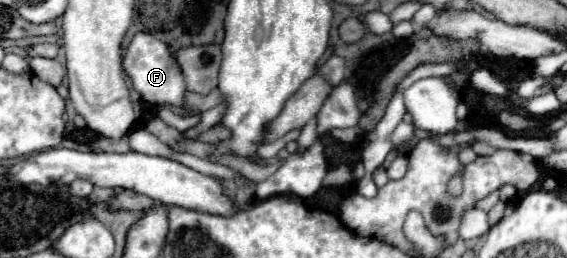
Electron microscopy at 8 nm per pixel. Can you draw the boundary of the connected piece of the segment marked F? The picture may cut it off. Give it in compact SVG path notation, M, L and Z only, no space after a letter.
M136 33L136 37L132 39L132 43L124 55L124 71L132 77L134 87L142 95L144 101L148 101L152 105L184 107L184 99L188 93L184 73L182 73L178 61L172 57L170 47L164 41L156 39L150 33Z

